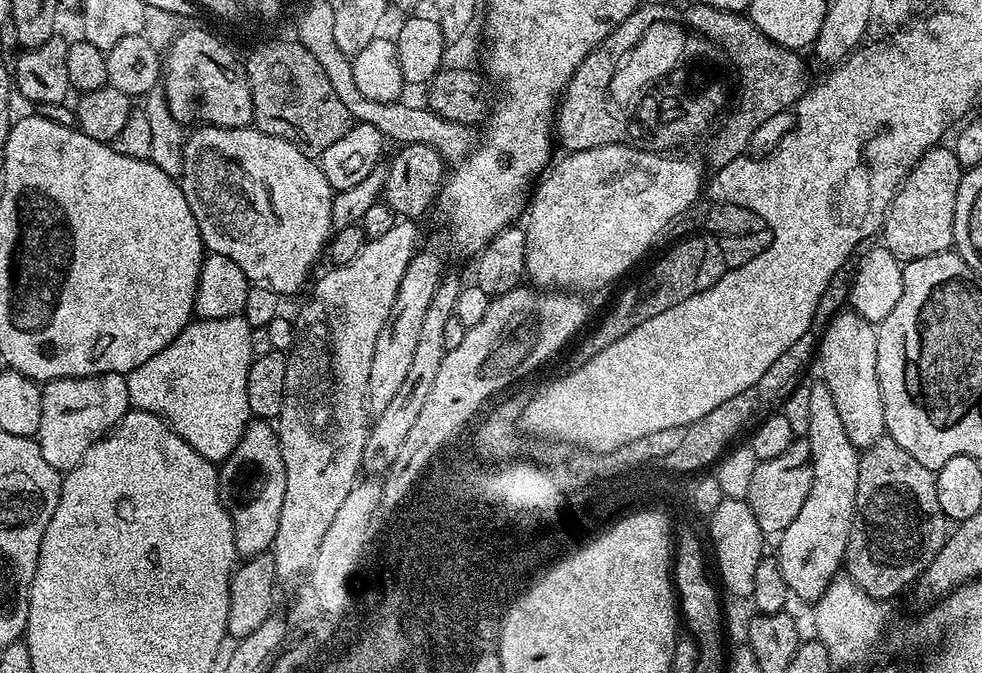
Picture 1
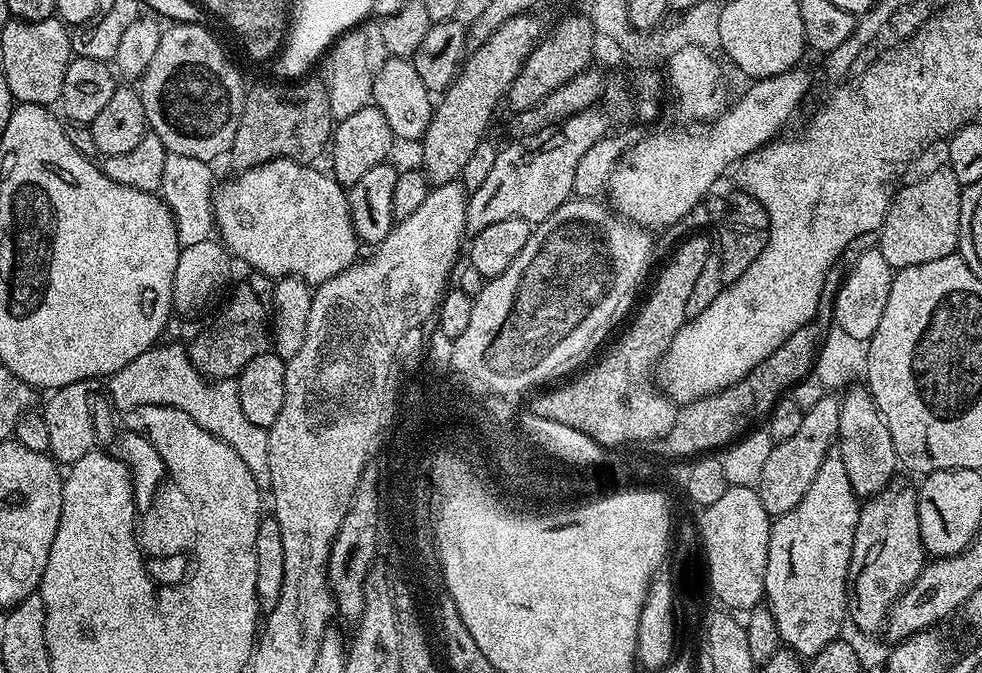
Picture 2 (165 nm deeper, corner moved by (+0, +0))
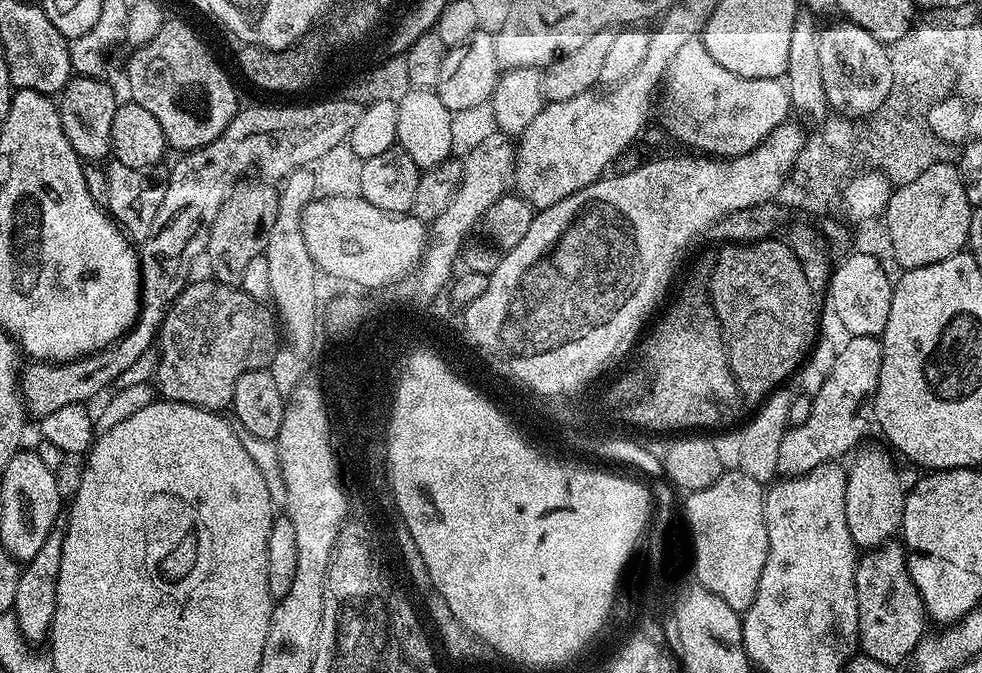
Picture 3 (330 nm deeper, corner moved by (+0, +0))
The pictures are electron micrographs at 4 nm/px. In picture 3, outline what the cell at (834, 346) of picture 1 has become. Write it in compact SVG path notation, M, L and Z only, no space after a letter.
M887 447L863 448L851 457L852 465L849 463L846 468L846 526L850 526L850 538L857 549L871 550L889 543L895 537L892 535L901 531L906 484L904 488L900 472L892 461L893 453Z

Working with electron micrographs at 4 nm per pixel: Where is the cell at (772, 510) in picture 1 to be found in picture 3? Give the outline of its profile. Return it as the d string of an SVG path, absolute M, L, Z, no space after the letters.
M854 336L845 339L845 341L844 349L832 356L830 378L826 378L826 382L822 382L822 390L818 390L812 396L810 418L806 418L806 422L801 424L791 425L782 438L777 466L781 477L801 476L818 466L831 464L844 458L840 456L846 455L845 457L847 457L861 443L859 440L867 434L868 424L870 428L873 423L876 391L878 390L878 374L882 370L882 346L879 339L874 336Z

